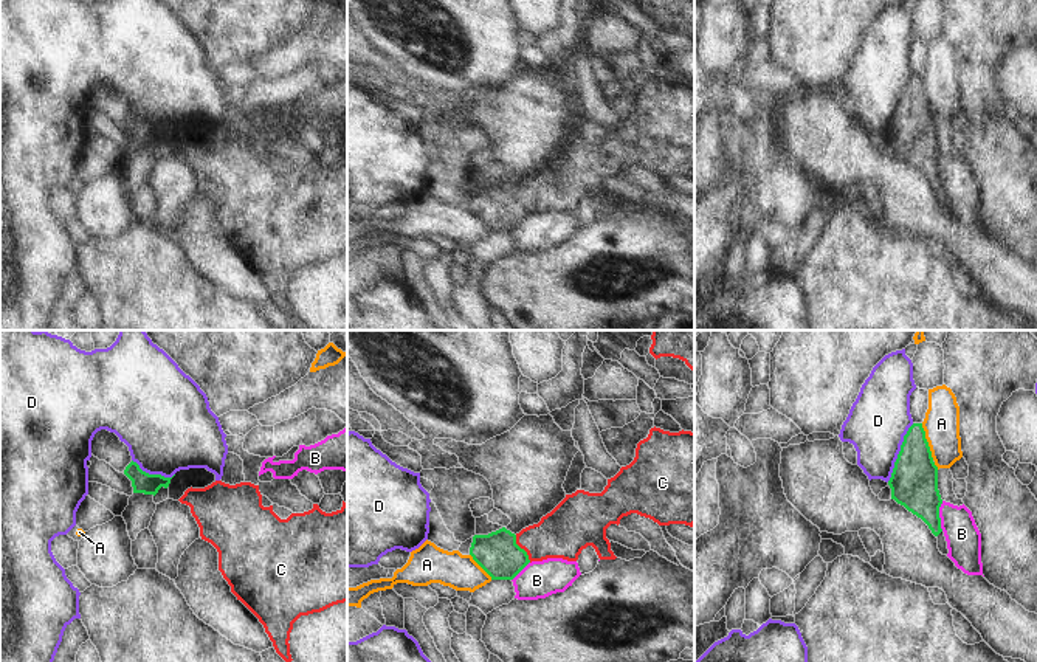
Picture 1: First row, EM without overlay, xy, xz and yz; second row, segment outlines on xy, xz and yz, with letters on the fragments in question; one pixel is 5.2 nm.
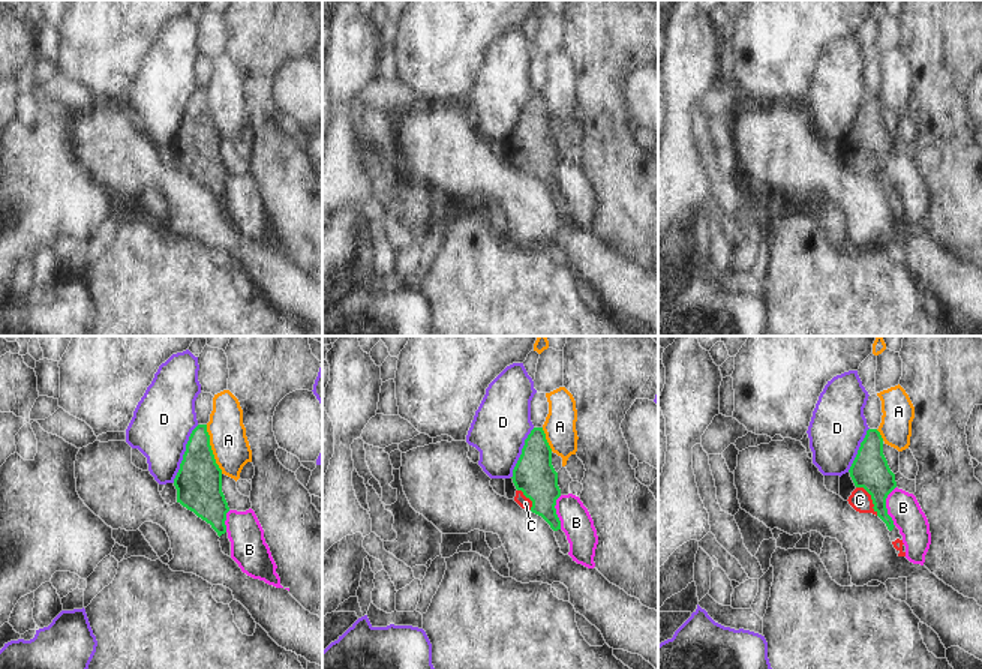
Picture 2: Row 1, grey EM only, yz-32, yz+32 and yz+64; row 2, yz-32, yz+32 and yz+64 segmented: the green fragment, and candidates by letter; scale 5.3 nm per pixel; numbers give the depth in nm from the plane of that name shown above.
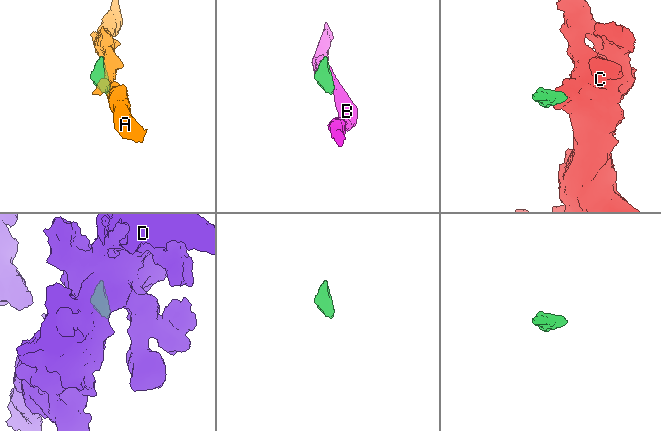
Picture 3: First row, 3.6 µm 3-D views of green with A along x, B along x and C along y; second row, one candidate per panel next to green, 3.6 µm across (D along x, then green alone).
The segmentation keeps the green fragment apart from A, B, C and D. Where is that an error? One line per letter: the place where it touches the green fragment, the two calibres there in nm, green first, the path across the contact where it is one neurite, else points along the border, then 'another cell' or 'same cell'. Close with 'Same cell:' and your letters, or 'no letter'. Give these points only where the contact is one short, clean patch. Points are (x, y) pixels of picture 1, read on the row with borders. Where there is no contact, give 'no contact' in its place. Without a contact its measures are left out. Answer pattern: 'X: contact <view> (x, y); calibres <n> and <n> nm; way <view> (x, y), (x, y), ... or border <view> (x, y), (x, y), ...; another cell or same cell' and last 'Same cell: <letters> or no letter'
A: contact yz (927, 442); calibres 240 and 190 nm; another cell
B: contact yz (938, 517); calibres 240 and 180 nm; another cell
C: contact xz (523, 549); calibres 220 and 260 nm; way xz (498, 554), (523, 549), (566, 530); same cell
D: contact yz (899, 453); calibres 240 and 320 nm; another cell
Same cell: C

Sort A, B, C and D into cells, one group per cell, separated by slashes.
A / B / C / D

